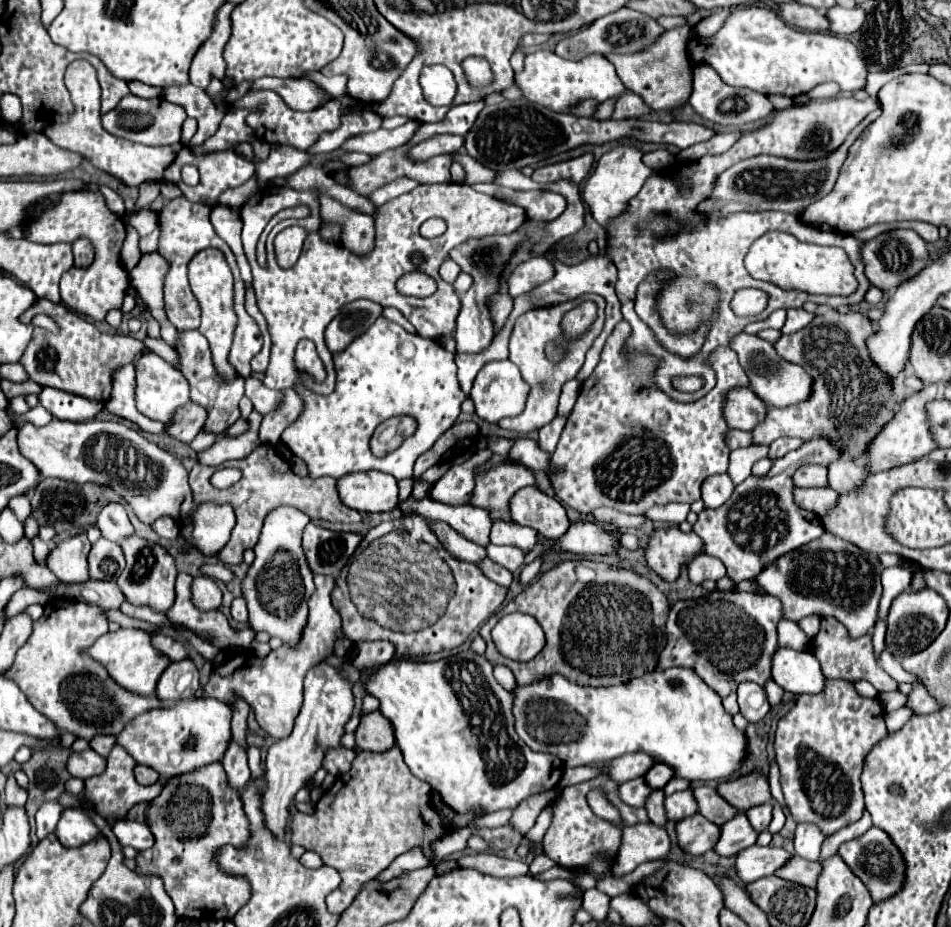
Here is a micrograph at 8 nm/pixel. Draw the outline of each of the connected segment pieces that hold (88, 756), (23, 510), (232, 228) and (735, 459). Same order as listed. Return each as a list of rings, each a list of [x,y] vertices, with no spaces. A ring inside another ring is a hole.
[[[84,750],[84,752],[72,752],[68,760],[68,772],[76,778],[92,778],[98,776],[106,770],[106,758],[98,756],[94,750]]]
[[[18,494],[18,496],[14,496],[8,506],[12,508],[12,512],[14,512],[22,522],[24,522],[24,520],[30,516],[30,512],[32,512],[32,508],[30,508],[30,496],[28,496],[28,494]]]
[[[216,206],[216,208],[212,208],[210,220],[212,220],[214,230],[224,238],[224,242],[226,242],[226,244],[230,246],[230,250],[234,252],[244,282],[250,284],[250,282],[252,282],[250,264],[248,264],[248,260],[246,260],[246,256],[244,256],[242,240],[240,240],[240,232],[242,232],[242,220],[240,220],[240,216],[234,214],[234,212],[232,212],[230,208],[226,208],[226,206]]]
[[[752,444],[748,448],[736,448],[730,454],[730,478],[734,484],[744,482],[752,472],[752,464],[768,456],[768,446]]]

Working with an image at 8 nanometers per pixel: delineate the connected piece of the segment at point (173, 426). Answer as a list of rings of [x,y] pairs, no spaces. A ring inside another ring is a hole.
[[[190,402],[190,404],[184,404],[182,408],[178,408],[178,412],[174,414],[174,420],[170,424],[166,424],[166,432],[180,440],[180,442],[190,442],[202,428],[204,428],[204,422],[206,422],[206,410],[196,404],[196,402]]]

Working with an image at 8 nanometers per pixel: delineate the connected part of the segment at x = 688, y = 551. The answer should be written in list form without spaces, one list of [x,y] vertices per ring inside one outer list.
[[[668,528],[668,530],[656,530],[656,532],[652,534],[652,538],[648,540],[646,560],[648,560],[650,568],[652,568],[658,576],[662,576],[662,578],[668,580],[668,582],[674,582],[674,580],[678,578],[678,574],[680,574],[680,566],[686,566],[686,564],[696,556],[698,548],[702,548],[702,540],[699,536],[696,536],[694,532],[684,534],[684,532],[678,530],[678,528],[676,528],[676,530],[672,530],[672,528]]]

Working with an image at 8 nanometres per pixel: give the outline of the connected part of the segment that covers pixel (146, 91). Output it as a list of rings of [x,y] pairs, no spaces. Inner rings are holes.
[[[128,82],[128,86],[130,86],[130,92],[140,98],[156,98],[162,94],[162,88],[154,88],[144,82]]]

